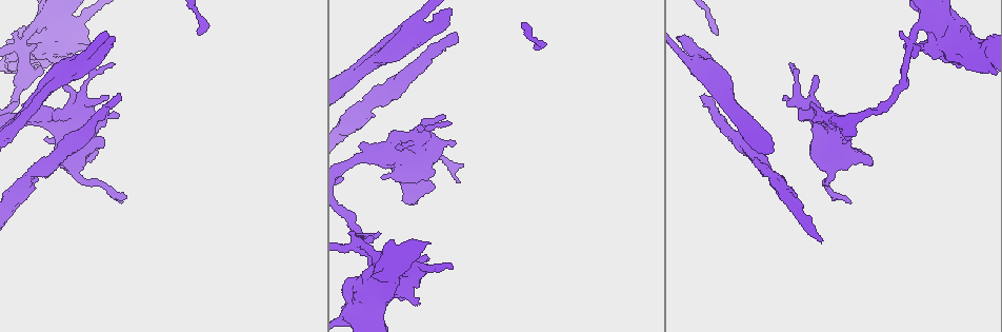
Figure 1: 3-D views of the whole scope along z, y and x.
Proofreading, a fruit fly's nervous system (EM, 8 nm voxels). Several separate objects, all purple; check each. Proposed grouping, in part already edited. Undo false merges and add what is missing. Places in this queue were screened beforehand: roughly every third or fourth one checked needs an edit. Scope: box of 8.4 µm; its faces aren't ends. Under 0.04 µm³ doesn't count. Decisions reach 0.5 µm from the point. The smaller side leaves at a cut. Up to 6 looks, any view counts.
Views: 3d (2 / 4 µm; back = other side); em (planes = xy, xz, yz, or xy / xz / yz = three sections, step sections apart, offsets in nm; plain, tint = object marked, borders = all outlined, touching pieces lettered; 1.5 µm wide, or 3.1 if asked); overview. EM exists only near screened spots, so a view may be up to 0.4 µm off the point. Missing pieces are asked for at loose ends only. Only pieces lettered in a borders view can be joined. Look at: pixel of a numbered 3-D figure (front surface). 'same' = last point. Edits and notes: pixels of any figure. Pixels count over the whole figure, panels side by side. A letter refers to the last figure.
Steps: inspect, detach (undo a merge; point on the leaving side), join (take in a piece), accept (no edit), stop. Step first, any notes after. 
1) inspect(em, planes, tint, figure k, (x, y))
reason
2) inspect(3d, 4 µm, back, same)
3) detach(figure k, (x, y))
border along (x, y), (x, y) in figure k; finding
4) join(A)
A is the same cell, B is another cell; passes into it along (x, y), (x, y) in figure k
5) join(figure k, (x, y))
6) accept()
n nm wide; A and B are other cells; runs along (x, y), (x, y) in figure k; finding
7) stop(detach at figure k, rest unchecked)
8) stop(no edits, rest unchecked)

inspect(em, xy, step 8, tint, figure 1, (785, 96))
free end

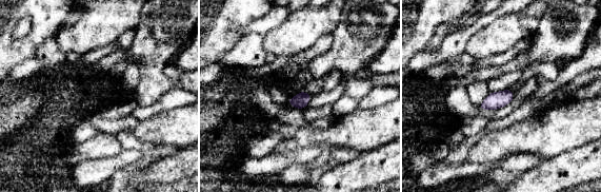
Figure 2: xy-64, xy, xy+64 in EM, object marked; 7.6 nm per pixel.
inspect(em, planes, borders, same)

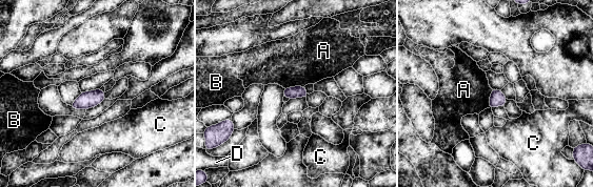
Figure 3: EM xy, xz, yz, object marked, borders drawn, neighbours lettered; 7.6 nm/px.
accept()
A, B, C and D are other cells; none of them fits

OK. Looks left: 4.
inspect(3d, 2 µm, figure 1, (358, 241))
sharp bend

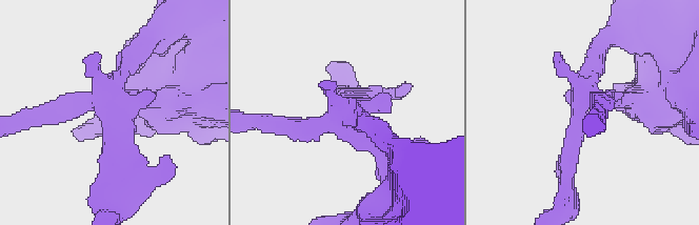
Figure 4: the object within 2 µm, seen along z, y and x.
inspect(em, planes, tint, figure 4, (112, 114))

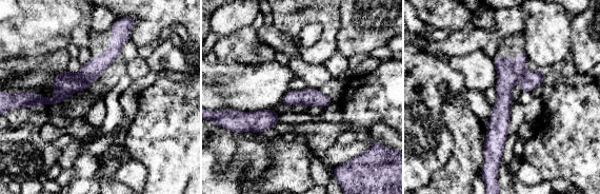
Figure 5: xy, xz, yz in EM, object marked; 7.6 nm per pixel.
inspect(em, planes, borders, same)

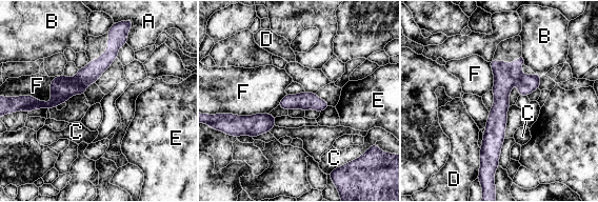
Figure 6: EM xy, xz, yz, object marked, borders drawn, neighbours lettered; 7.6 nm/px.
detach(figure 6, (63, 87))
F touches over 300 nm; A, B, C, D, E and F are other cells; a second neuron is stuck on

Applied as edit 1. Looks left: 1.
inspect(em, planes, borders, figure 1, (685, 54))
sudden change in width

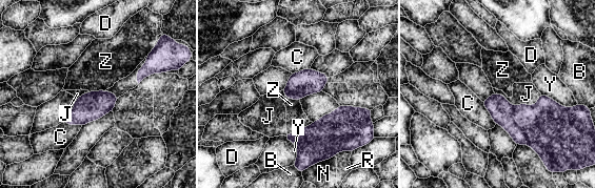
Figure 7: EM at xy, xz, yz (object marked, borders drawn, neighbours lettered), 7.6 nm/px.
detach(figure 7, (500, 109))
Y touches over 240 nm; B, C, D, J, N, R, Y and Z are other cells; border along (513, 107), (513, 120), (529, 144) in figure 7; two neurons meet here

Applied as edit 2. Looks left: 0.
stop(detach at figure 6, detach at figure 7, rest unchecked)

